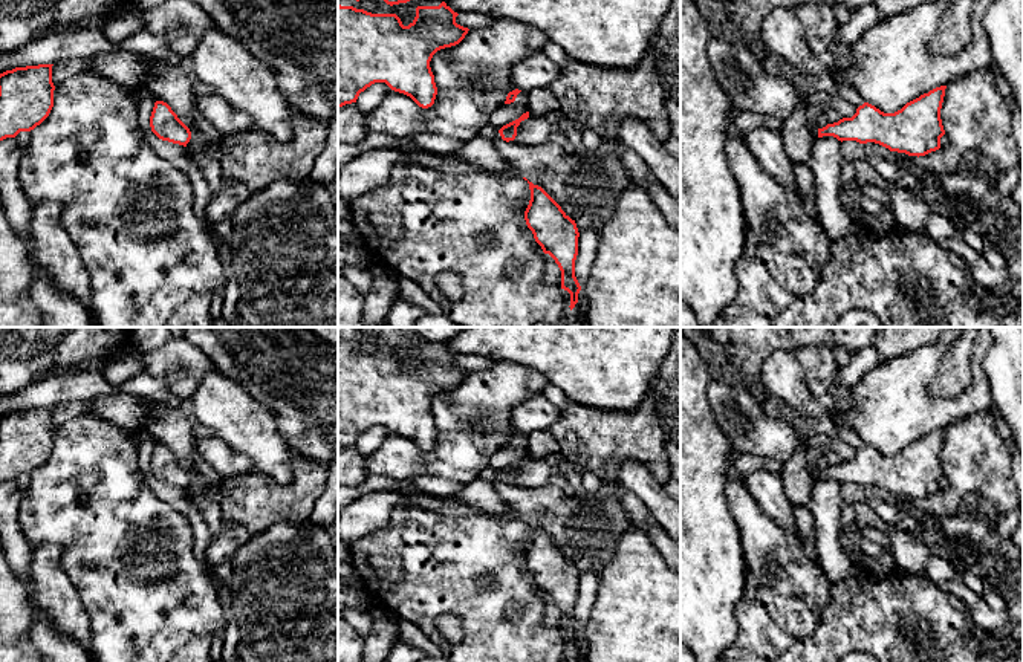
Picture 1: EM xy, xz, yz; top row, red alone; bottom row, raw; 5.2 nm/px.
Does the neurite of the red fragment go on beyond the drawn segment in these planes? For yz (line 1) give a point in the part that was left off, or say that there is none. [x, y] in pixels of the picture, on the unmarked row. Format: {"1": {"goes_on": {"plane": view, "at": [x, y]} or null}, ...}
{"1": {"goes_on": null}}

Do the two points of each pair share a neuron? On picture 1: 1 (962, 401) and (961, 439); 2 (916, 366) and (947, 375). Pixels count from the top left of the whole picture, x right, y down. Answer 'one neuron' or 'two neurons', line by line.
1: two neurons
2: two neurons

